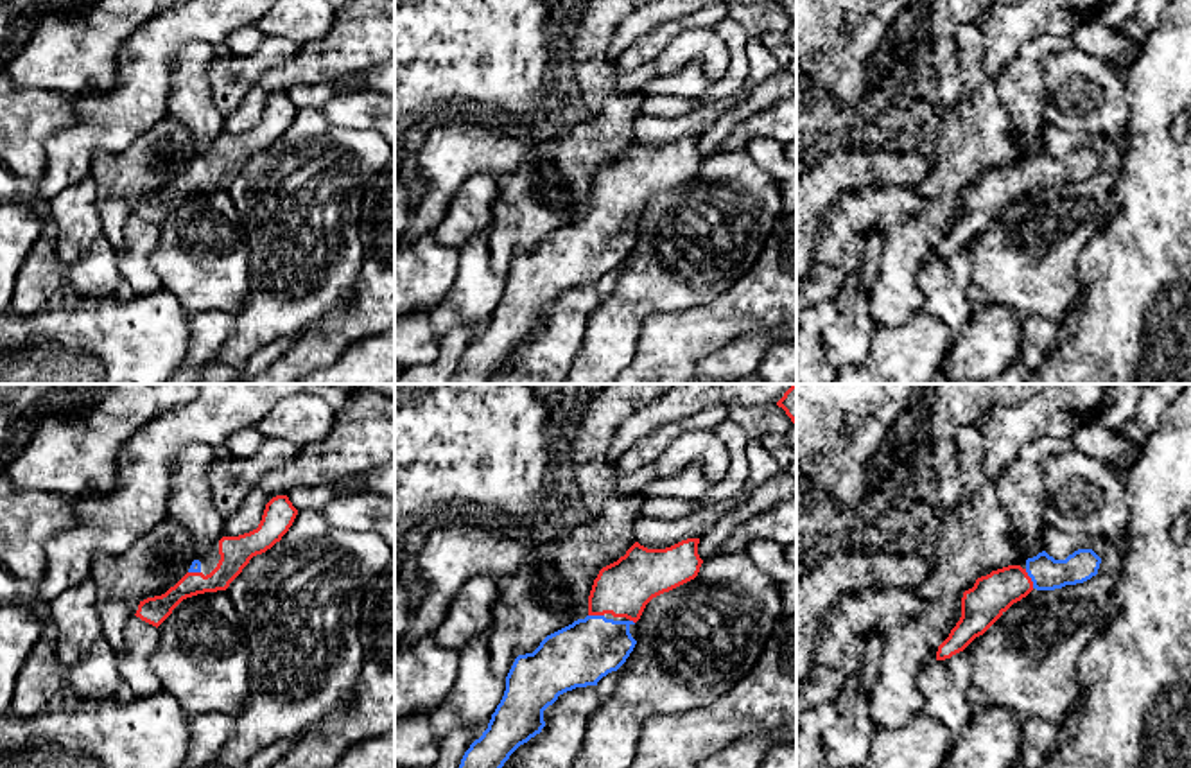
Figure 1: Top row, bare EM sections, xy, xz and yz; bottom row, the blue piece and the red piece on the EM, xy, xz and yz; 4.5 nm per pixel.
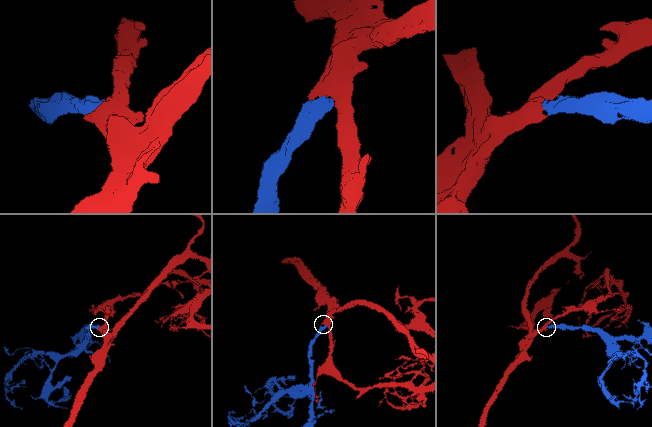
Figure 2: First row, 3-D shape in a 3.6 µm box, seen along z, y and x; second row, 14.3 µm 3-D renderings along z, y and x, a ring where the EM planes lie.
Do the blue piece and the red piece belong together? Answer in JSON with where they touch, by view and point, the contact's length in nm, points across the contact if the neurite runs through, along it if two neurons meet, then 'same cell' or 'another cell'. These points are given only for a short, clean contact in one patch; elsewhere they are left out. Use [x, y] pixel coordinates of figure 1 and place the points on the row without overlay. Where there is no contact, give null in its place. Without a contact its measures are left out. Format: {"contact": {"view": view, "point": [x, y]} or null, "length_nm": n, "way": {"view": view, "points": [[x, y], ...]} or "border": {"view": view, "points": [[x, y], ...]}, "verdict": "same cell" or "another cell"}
{"contact": {"view": "yz", "point": [1030, 174]}, "length_nm": 100, "way": {"view": "yz", "points": [[1046, 171], [1030, 174], [1005, 183], [992, 192]]}, "verdict": "same cell"}

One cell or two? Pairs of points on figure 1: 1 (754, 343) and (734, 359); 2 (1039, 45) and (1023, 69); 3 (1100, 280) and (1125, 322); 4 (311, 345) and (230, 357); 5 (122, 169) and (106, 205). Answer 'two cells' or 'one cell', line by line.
1: one cell
2: one cell
3: one cell
4: two cells
5: one cell

